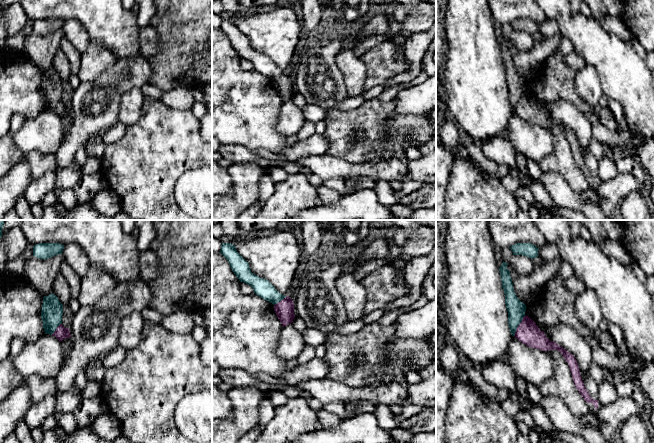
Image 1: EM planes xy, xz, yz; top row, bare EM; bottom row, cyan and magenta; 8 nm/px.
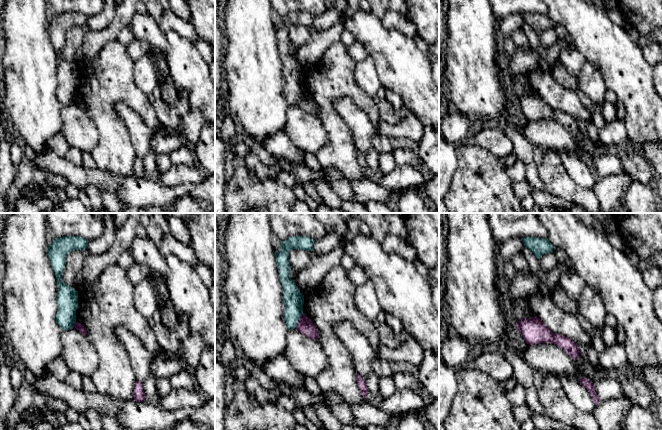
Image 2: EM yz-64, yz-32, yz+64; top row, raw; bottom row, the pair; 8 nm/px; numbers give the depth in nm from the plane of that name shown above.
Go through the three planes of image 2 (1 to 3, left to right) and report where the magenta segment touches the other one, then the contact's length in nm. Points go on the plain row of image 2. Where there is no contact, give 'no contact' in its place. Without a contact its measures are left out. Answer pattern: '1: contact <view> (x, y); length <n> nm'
1: contact yz-64 (74, 100); length 40 nm
2: contact yz-32 (298, 96); length 140 nm
3: no contact

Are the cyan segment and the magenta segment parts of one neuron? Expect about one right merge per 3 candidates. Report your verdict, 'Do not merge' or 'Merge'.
Do not merge

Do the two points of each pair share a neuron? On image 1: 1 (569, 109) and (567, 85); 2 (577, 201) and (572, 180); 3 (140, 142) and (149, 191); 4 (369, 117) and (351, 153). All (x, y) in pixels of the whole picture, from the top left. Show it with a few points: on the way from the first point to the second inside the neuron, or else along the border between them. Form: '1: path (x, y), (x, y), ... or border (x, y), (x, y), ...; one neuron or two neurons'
1: border (547, 106), (558, 100), (570, 101), (586, 116); two neurons
2: border (560, 174), (577, 193); two neurons
3: path (147, 154), (147, 179); one neuron
4: path (369, 126), (369, 137), (360, 146); one neuron

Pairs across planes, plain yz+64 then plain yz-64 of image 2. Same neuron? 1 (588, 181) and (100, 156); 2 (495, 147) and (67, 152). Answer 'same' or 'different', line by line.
1: same
2: same

